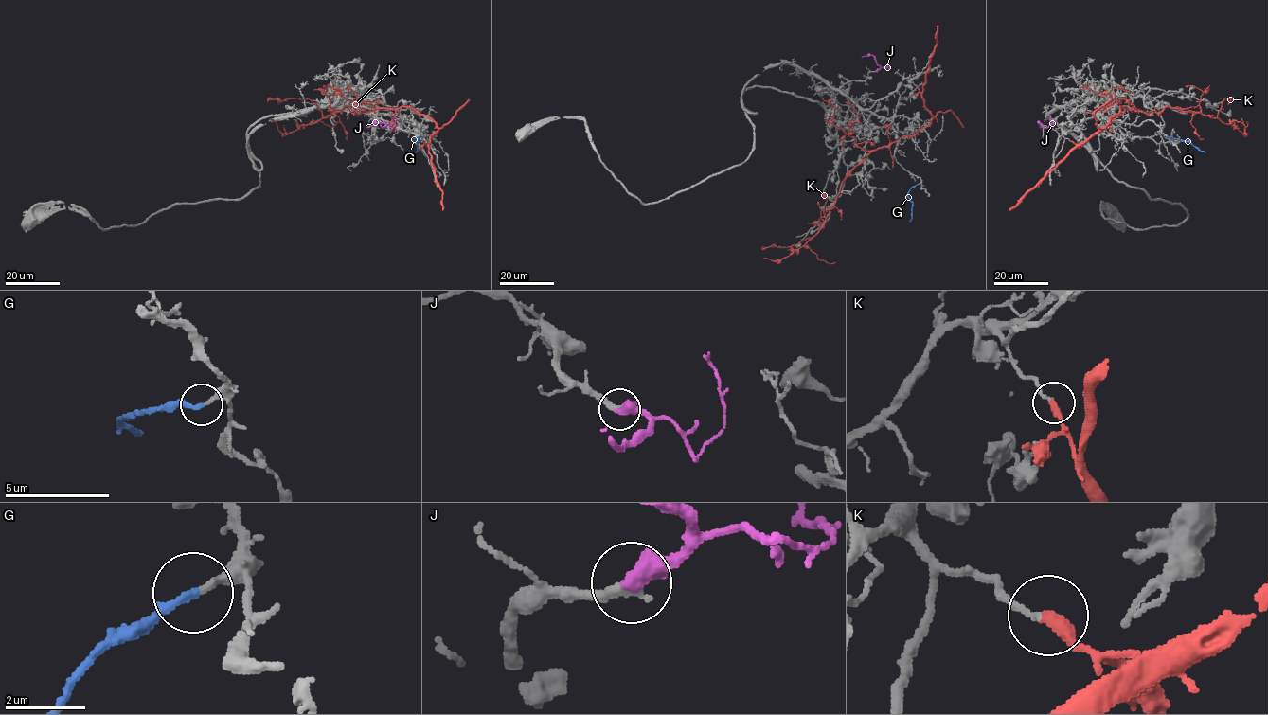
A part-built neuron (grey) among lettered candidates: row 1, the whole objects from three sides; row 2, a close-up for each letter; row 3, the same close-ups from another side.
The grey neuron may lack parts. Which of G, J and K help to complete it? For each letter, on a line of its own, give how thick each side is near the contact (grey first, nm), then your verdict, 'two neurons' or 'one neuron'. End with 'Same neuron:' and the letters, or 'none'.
G: 200/240 nm | one neuron
J: 320/500 nm | one neuron
K: 160/340 nm | two neurons
Same neuron: G, J

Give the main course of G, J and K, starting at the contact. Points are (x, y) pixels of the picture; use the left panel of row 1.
G: (423, 137), (414, 140), (418, 141), (416, 152)
J: (382, 122), (385, 124), (383, 127), (379, 123), (366, 127)
K: (423, 141), (429, 141), (437, 126), (406, 107), (366, 112), (352, 112), (348, 107), (286, 134), (270, 118)

